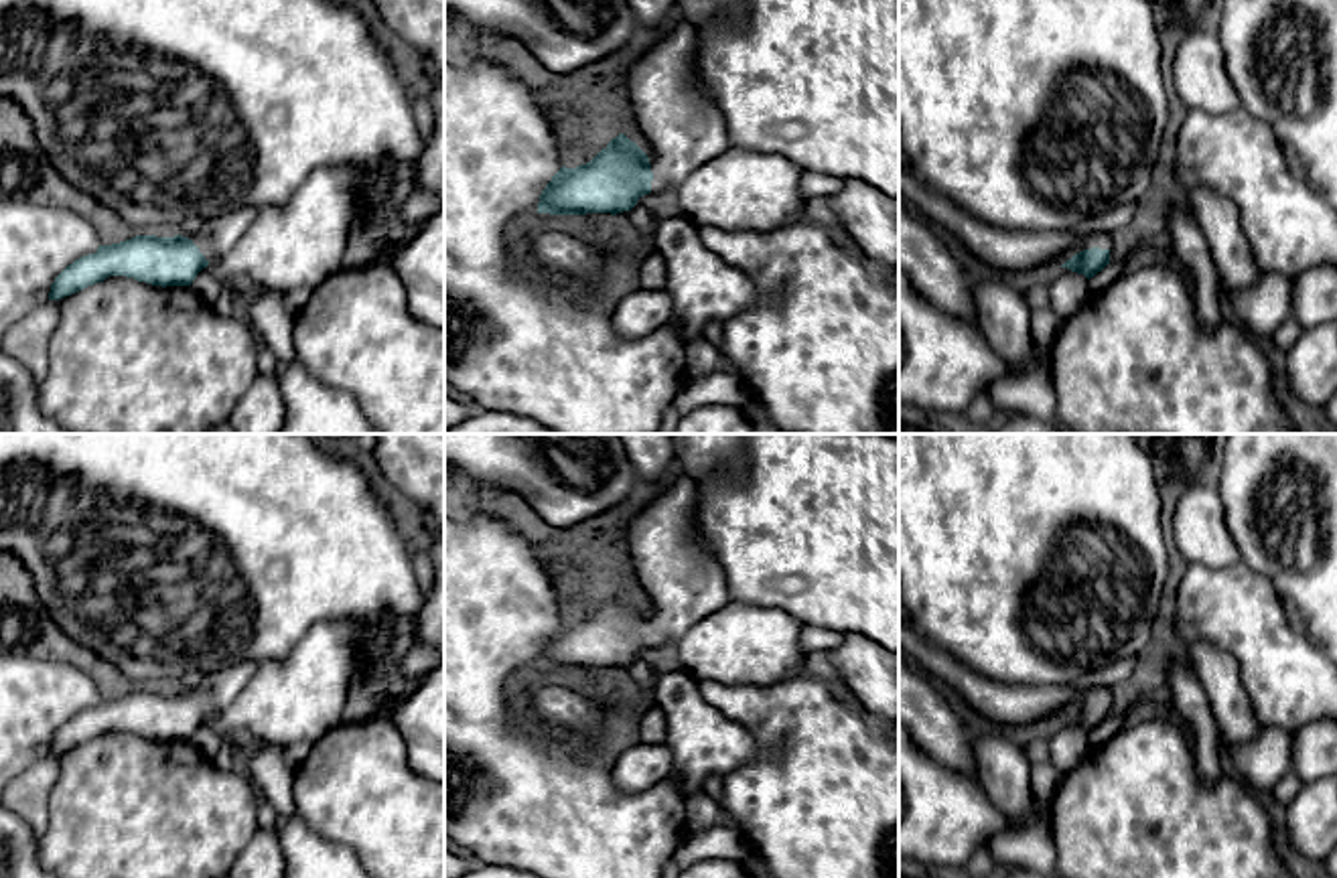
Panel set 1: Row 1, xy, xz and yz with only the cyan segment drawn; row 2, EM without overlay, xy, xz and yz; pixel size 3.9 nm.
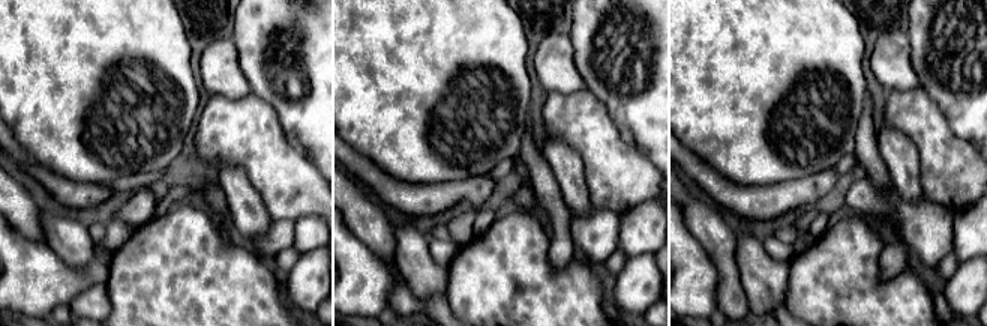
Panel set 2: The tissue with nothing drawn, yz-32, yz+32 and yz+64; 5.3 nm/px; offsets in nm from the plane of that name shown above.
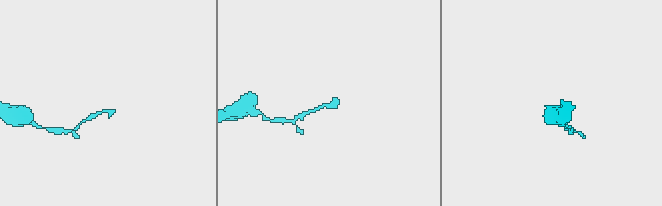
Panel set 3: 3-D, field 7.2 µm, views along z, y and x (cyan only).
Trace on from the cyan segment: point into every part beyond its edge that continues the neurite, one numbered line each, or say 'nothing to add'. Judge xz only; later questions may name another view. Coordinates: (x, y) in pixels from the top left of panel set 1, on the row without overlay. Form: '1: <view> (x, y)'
1: xz (682, 582)

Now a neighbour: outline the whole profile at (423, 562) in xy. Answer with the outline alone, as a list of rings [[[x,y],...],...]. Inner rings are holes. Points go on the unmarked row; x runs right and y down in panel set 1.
[[[412,545],[412,560],[420,588],[428,594],[434,588],[434,562],[432,556]]]

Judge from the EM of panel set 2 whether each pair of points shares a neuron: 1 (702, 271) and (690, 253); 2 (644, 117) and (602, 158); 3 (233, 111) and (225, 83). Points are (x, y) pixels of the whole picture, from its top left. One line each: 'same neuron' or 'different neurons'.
1: same neuron
2: different neurons
3: different neurons

